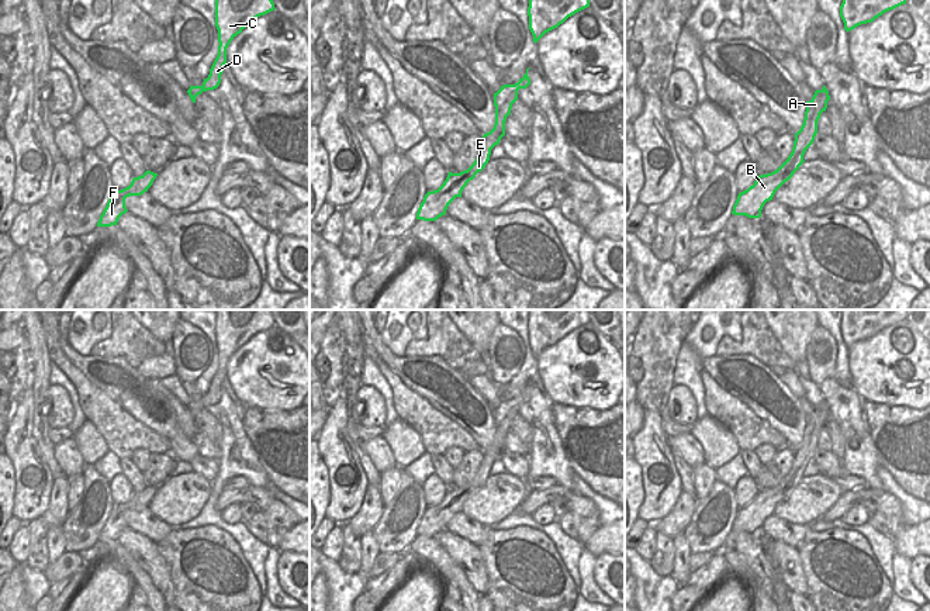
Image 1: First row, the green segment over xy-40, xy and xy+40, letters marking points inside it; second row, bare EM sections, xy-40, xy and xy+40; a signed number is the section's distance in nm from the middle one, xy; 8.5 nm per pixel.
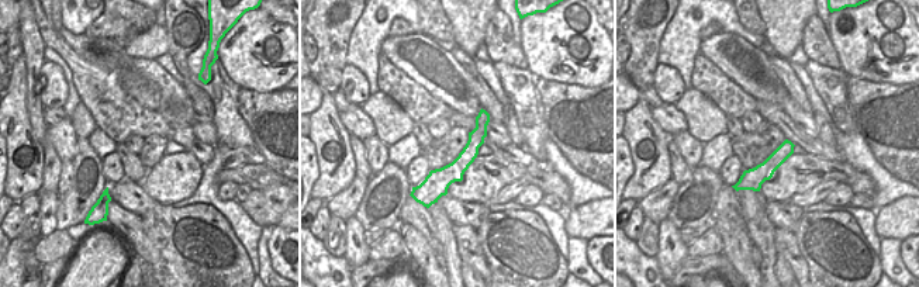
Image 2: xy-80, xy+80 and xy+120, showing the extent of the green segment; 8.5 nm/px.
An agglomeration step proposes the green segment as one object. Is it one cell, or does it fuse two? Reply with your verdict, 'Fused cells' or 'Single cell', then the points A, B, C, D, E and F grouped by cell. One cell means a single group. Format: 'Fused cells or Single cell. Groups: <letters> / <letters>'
Single cell. Groups: A B C D E F.

